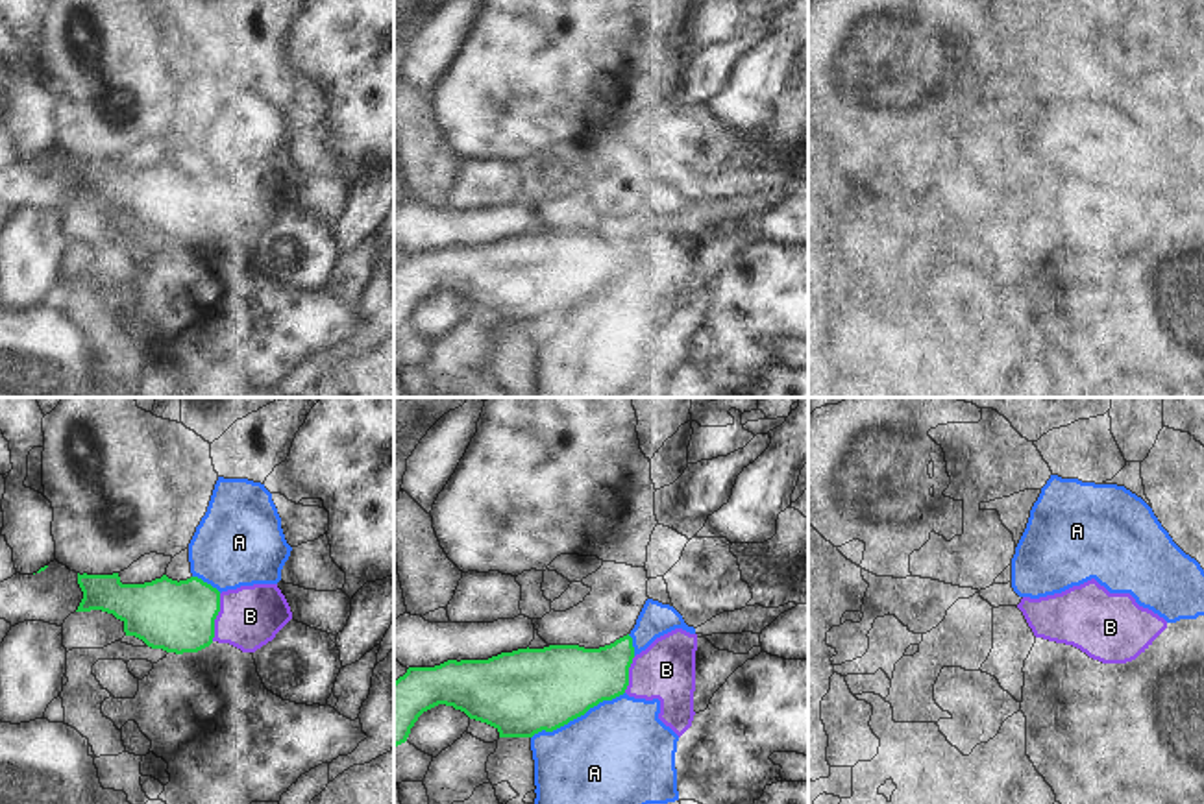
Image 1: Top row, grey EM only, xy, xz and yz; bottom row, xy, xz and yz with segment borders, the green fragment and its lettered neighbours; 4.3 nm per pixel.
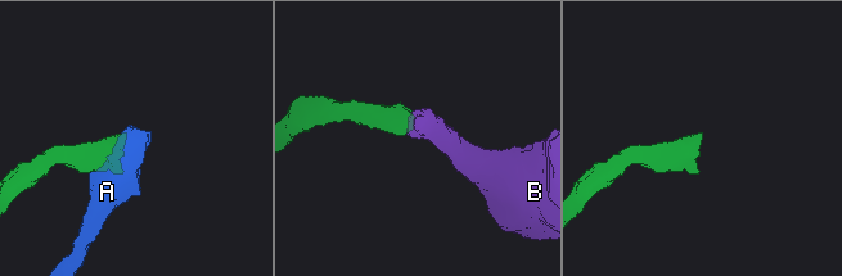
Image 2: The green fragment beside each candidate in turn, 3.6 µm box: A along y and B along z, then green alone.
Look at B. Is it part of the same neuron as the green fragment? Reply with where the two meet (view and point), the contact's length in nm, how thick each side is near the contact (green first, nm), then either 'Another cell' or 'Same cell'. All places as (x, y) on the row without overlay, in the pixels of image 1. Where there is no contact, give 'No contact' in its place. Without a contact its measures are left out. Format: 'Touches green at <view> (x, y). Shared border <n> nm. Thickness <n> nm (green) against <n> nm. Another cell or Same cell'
Touches green at xy (215, 204). Shared border 220 nm. Thickness 300 nm (green) against 280 nm. Same cell

